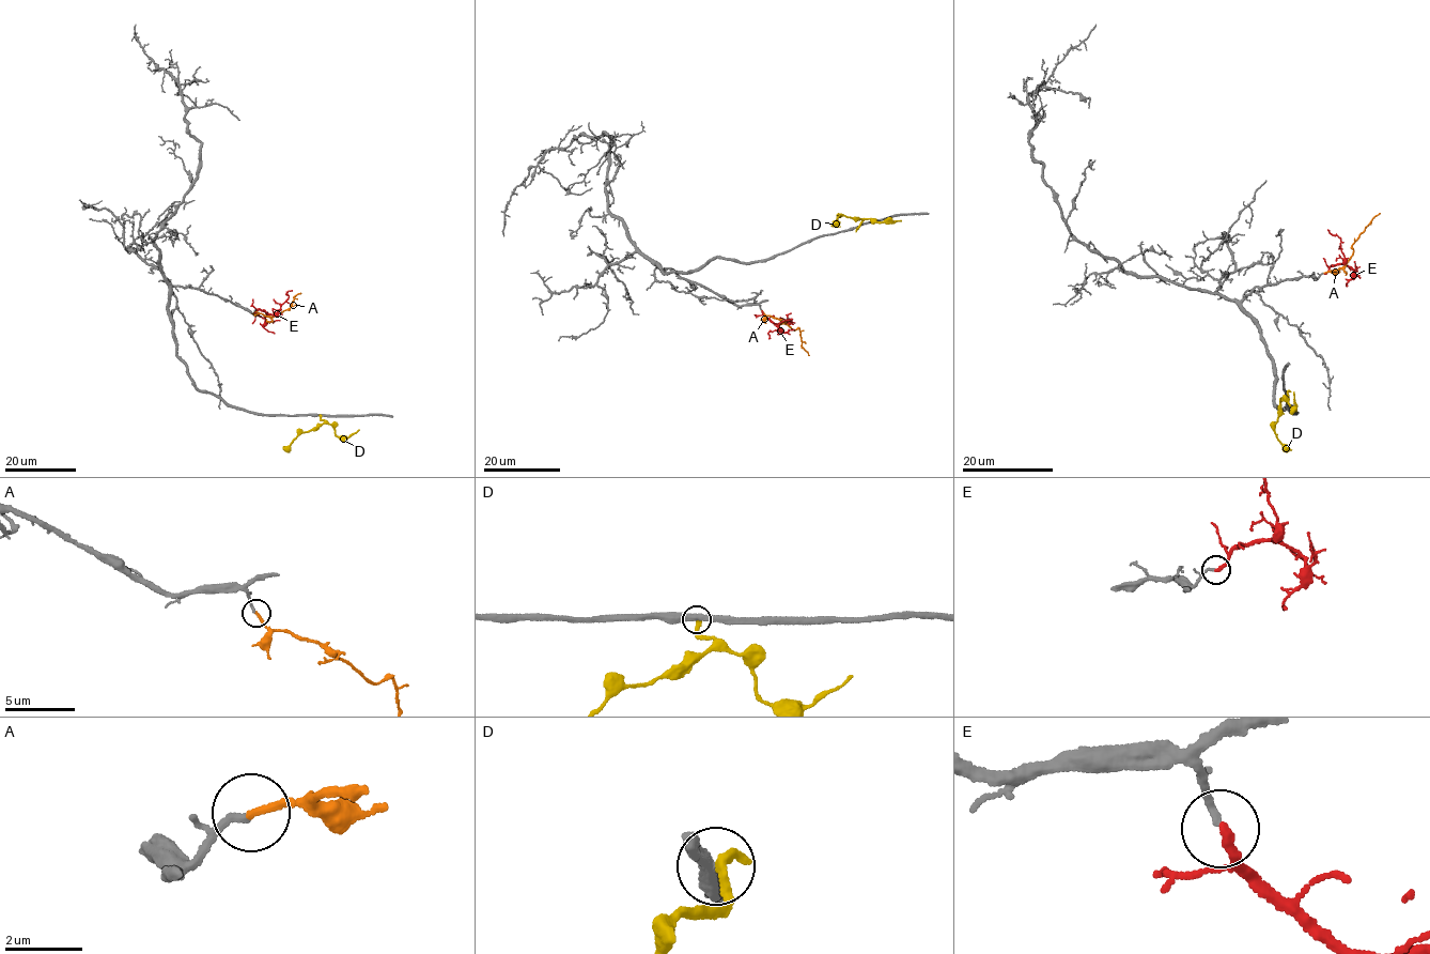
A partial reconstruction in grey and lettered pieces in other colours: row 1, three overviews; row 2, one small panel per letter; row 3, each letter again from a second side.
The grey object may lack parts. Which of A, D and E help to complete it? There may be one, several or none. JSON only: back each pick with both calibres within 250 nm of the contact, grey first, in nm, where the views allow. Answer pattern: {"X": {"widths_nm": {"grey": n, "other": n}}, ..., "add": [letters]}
{"A": {"widths_nm": {"grey": 130, "other": 190}}, "add": ["A"]}

